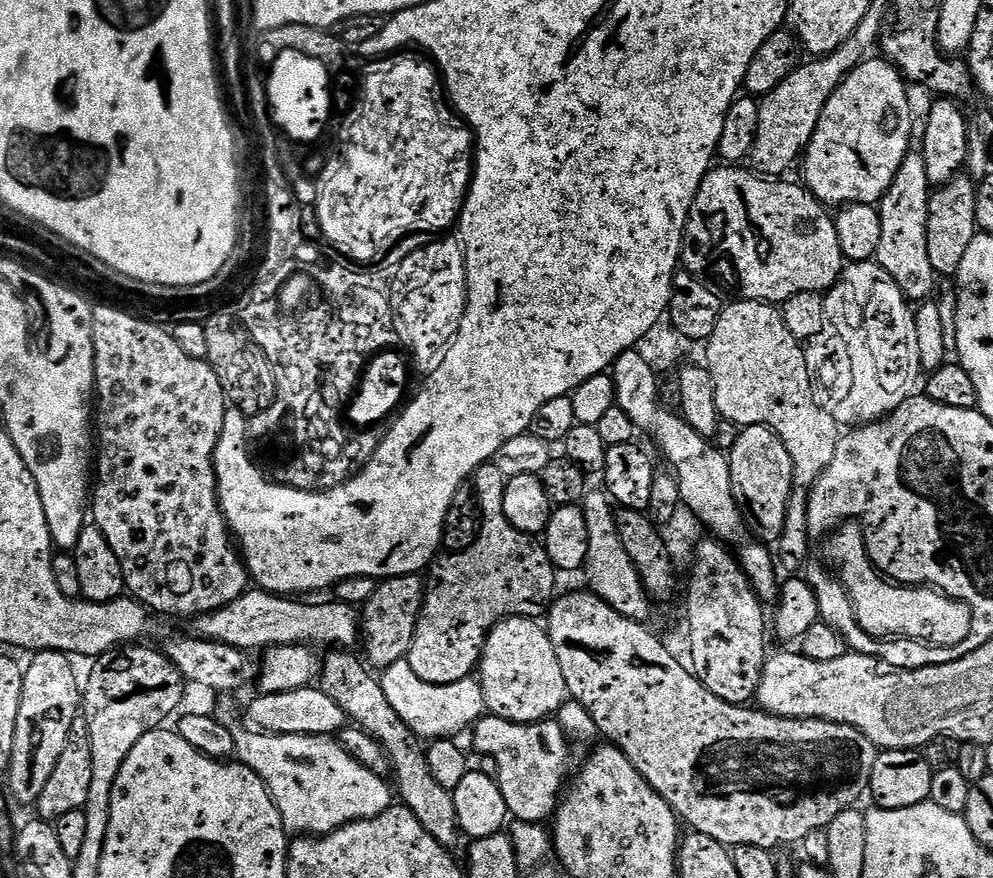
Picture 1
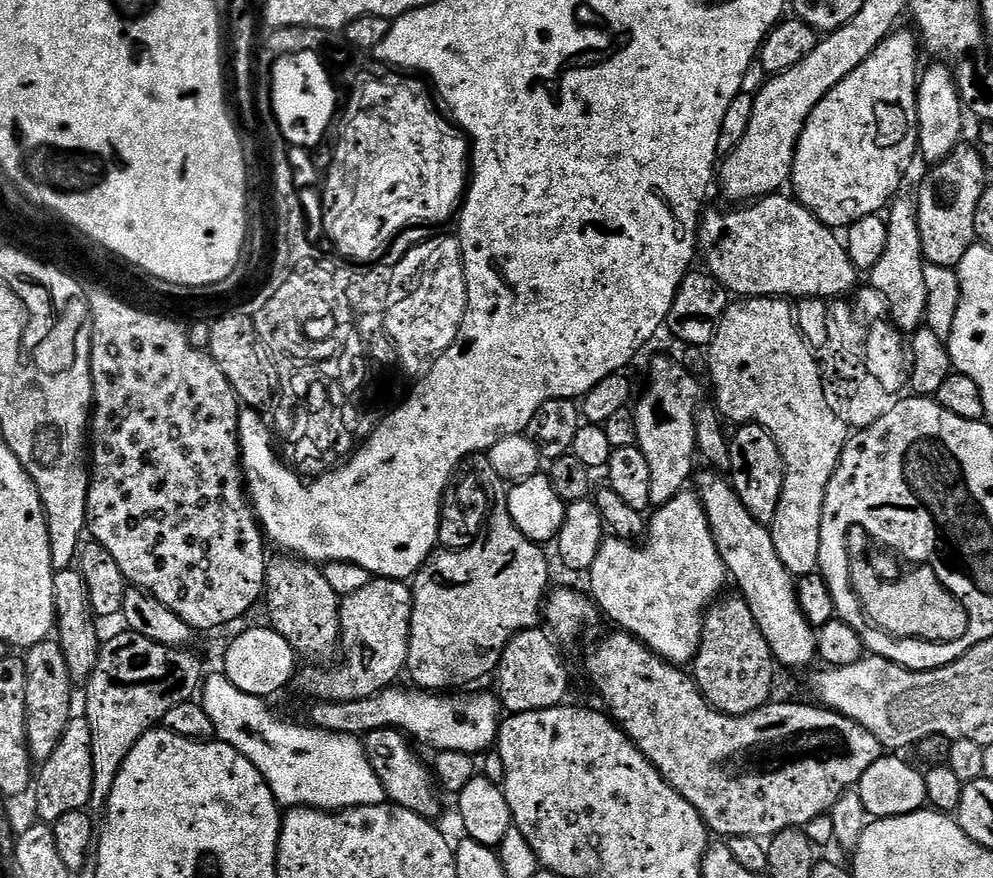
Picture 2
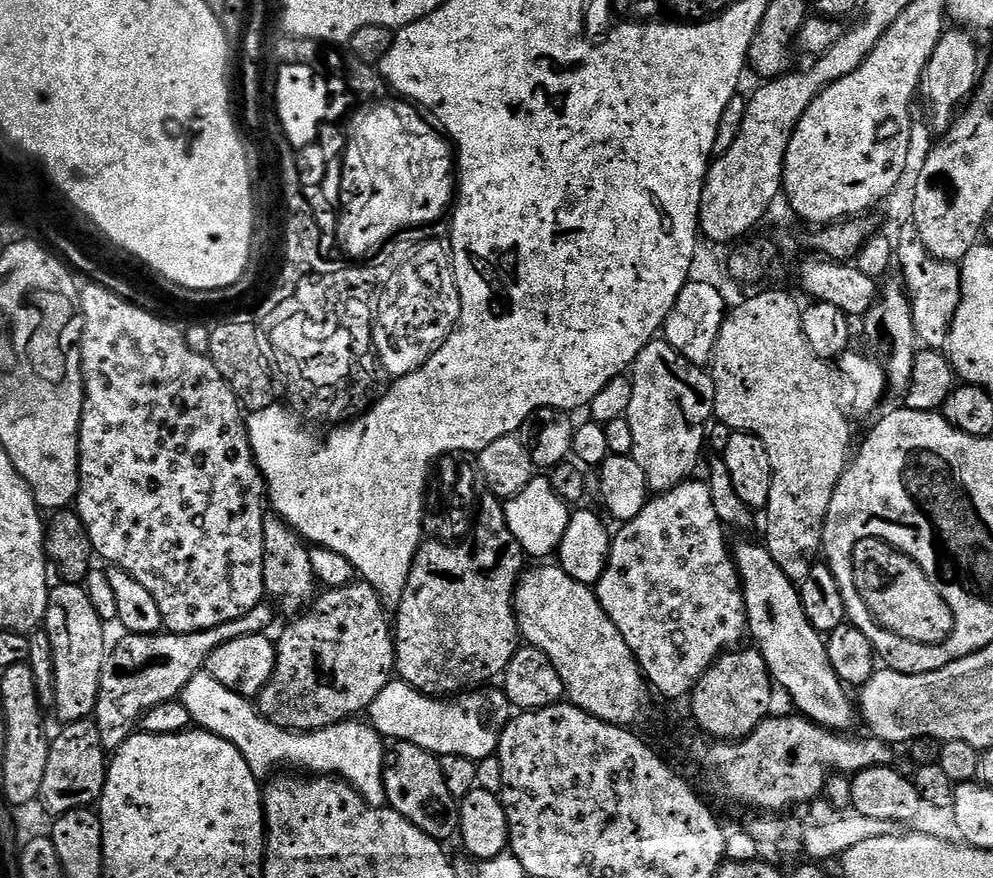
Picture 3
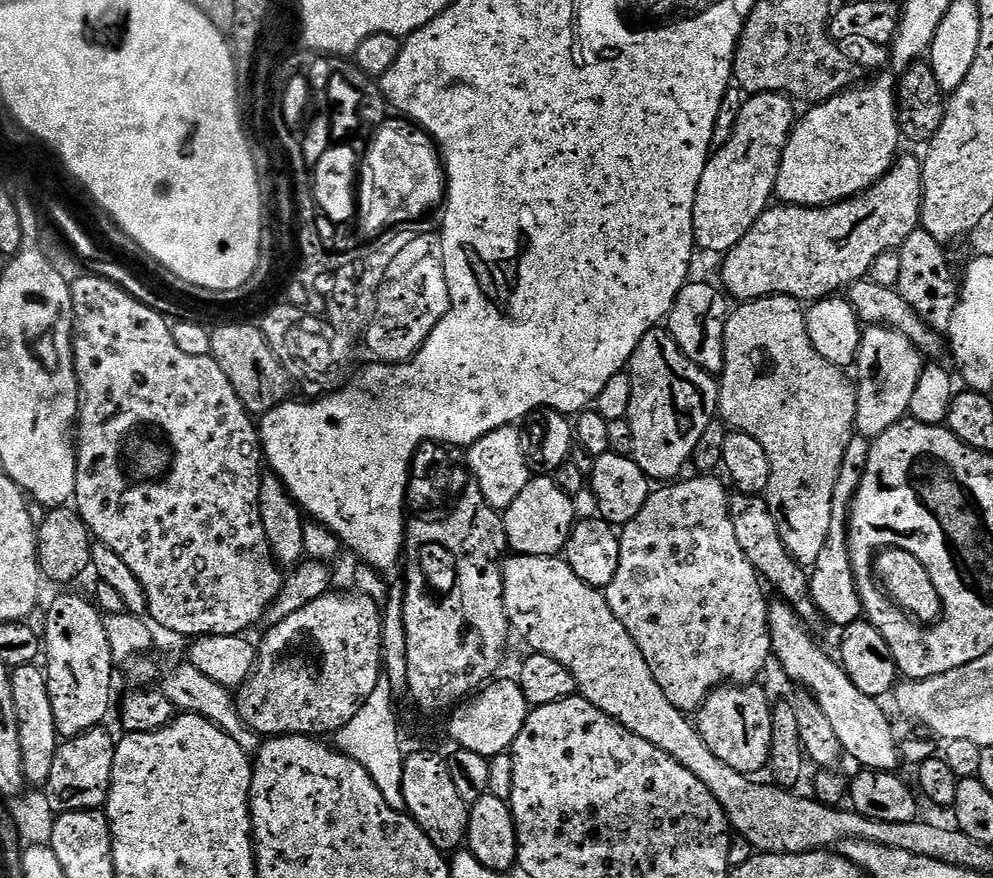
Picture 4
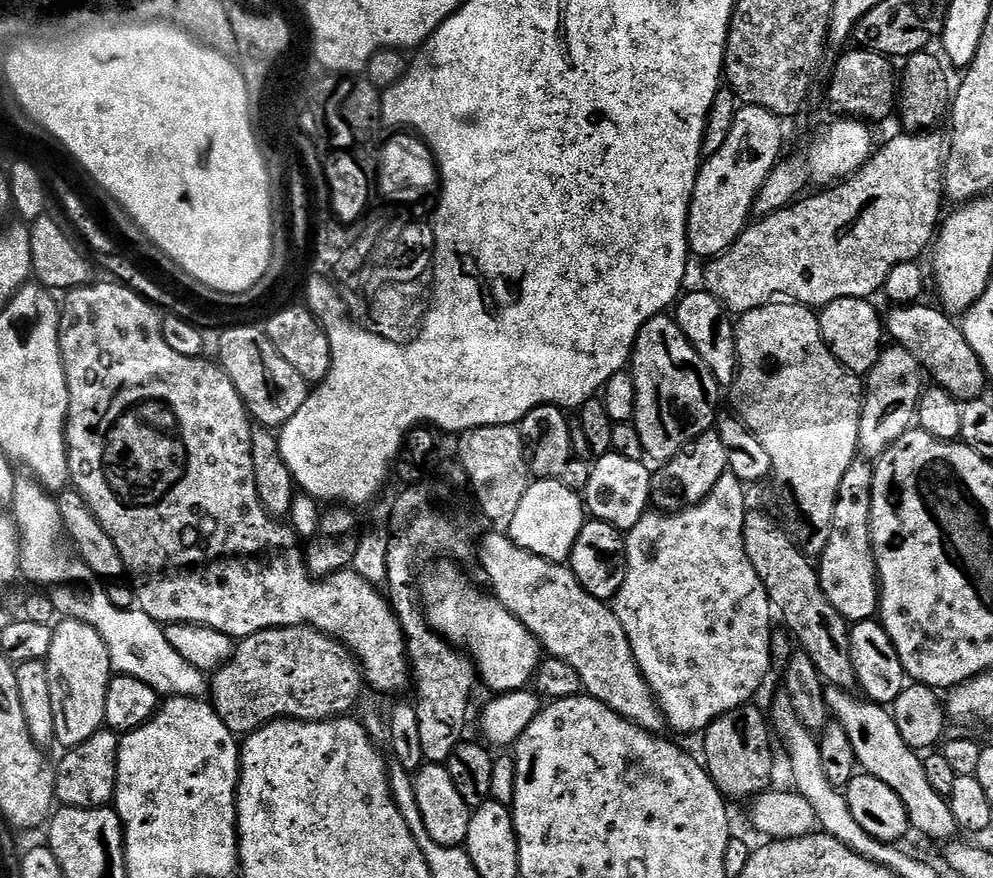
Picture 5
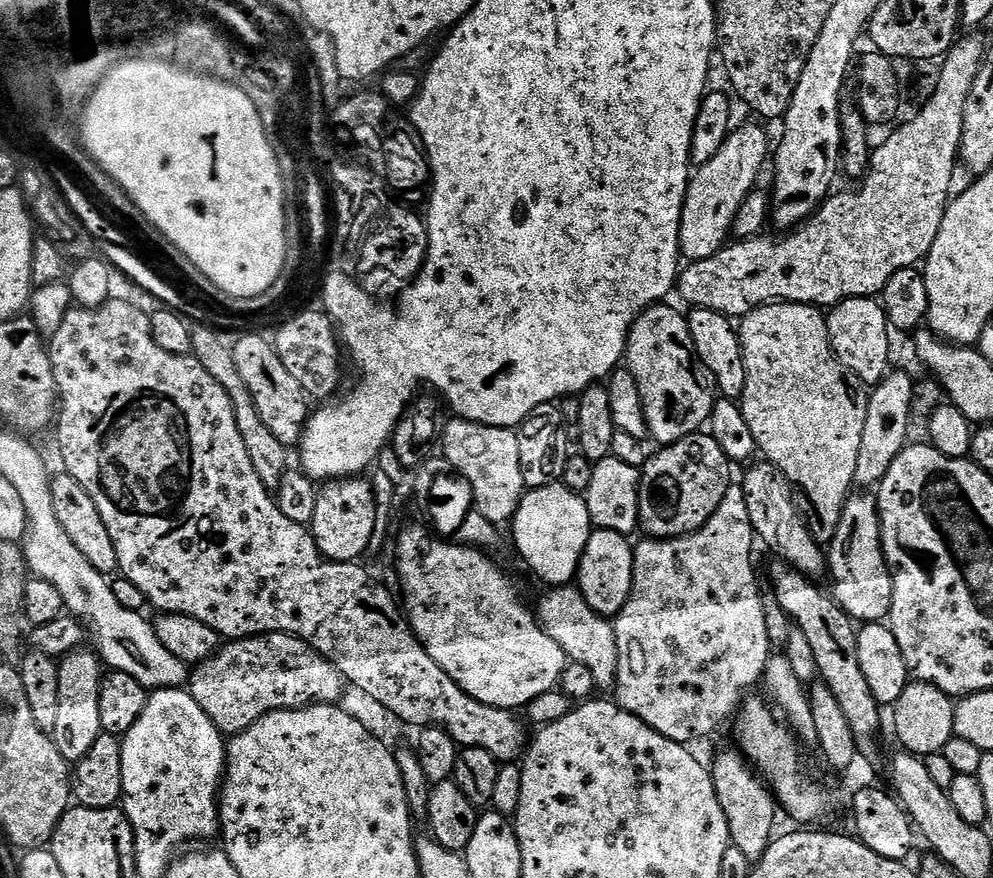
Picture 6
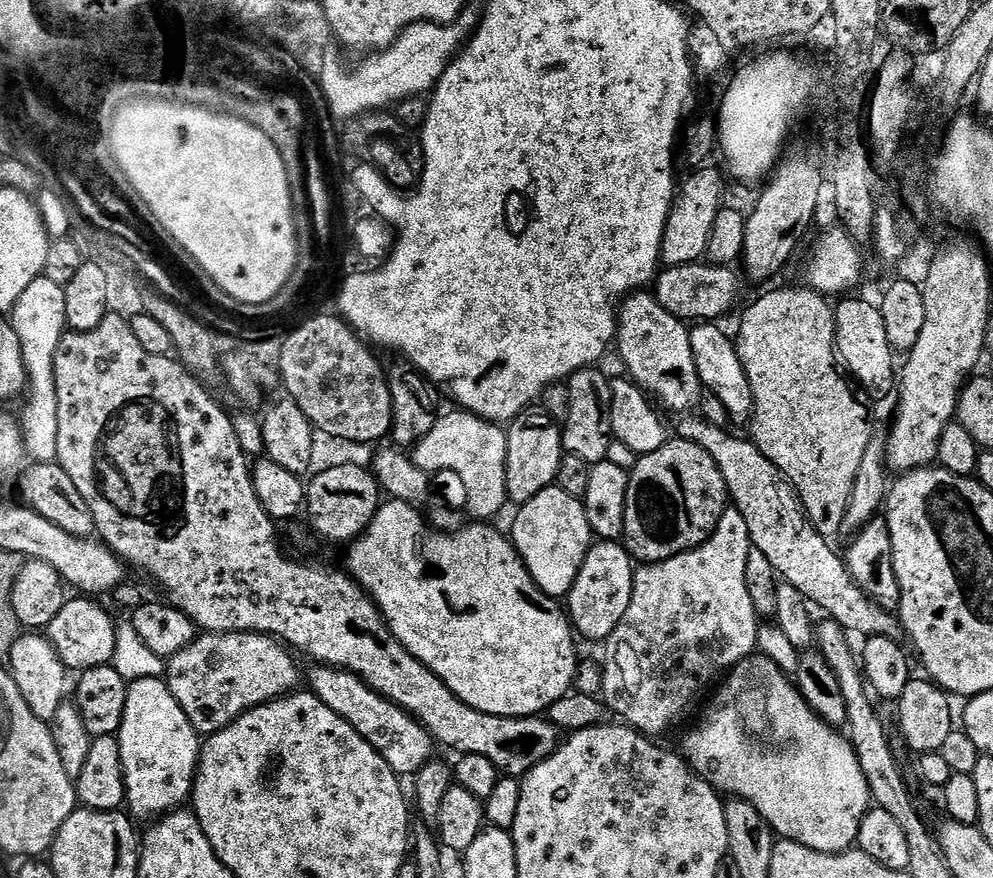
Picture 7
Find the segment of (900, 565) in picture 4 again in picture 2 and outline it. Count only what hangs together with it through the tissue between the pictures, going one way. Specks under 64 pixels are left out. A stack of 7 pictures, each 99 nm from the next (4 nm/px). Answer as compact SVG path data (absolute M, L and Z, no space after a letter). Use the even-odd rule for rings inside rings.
M844 530L846 588L850 590L850 598L858 604L866 630L878 632L896 644L918 642L936 648L954 646L966 636L966 616L962 608L942 592L930 570L916 572L886 590L882 586L884 580L880 578L880 572L872 568L870 560L862 558L862 552L866 552L866 538L862 530Z

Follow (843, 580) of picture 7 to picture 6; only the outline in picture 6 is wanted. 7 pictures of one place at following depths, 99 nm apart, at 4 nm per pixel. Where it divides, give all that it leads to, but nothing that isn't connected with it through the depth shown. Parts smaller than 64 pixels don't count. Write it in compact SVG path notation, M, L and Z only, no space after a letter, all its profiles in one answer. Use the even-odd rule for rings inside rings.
M767 462L753 463L744 476L742 487L746 494L746 510L750 510L750 522L753 533L776 555L777 561L796 569L803 576L816 578L826 568L826 552L810 534L807 519L800 520L800 512L796 509L797 497L788 479Z

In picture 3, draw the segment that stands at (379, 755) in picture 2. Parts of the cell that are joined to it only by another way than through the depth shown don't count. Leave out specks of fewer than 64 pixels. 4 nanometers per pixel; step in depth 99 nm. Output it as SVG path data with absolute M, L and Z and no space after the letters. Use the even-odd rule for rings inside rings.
M399 742L387 753L384 766L384 789L388 799L387 807L394 809L402 818L414 822L418 830L435 840L448 842L457 835L460 827L460 805L458 797L450 794L446 778L442 778L440 757L422 750L410 742Z

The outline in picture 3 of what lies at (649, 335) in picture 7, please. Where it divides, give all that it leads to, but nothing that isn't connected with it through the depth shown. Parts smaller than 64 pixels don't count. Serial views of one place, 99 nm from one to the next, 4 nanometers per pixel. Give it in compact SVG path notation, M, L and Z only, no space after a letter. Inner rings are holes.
M653 338L638 354L630 369L632 393L628 407L630 431L634 433L634 446L631 458L642 466L642 474L646 474L646 482L653 493L668 492L675 484L683 484L693 475L701 450L707 437L707 426L713 419L714 382L711 373L701 365L688 361L674 346L670 346L663 338Z

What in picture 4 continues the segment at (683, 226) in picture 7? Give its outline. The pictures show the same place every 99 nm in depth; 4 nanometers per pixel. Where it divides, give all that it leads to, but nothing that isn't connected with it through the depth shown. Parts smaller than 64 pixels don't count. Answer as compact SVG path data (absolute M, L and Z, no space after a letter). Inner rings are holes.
M783 92L749 95L741 103L730 142L709 155L694 198L694 240L708 252L727 254L773 203L776 179L788 137L798 119L792 97Z

